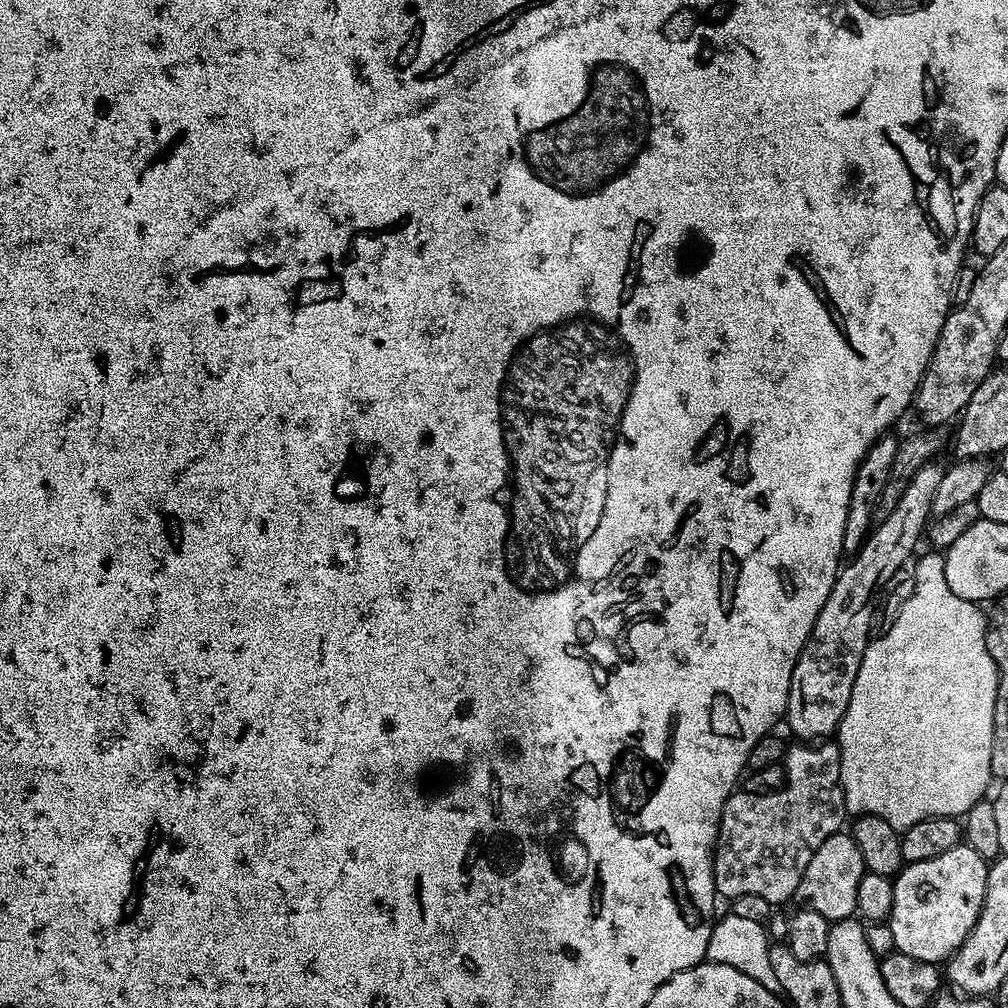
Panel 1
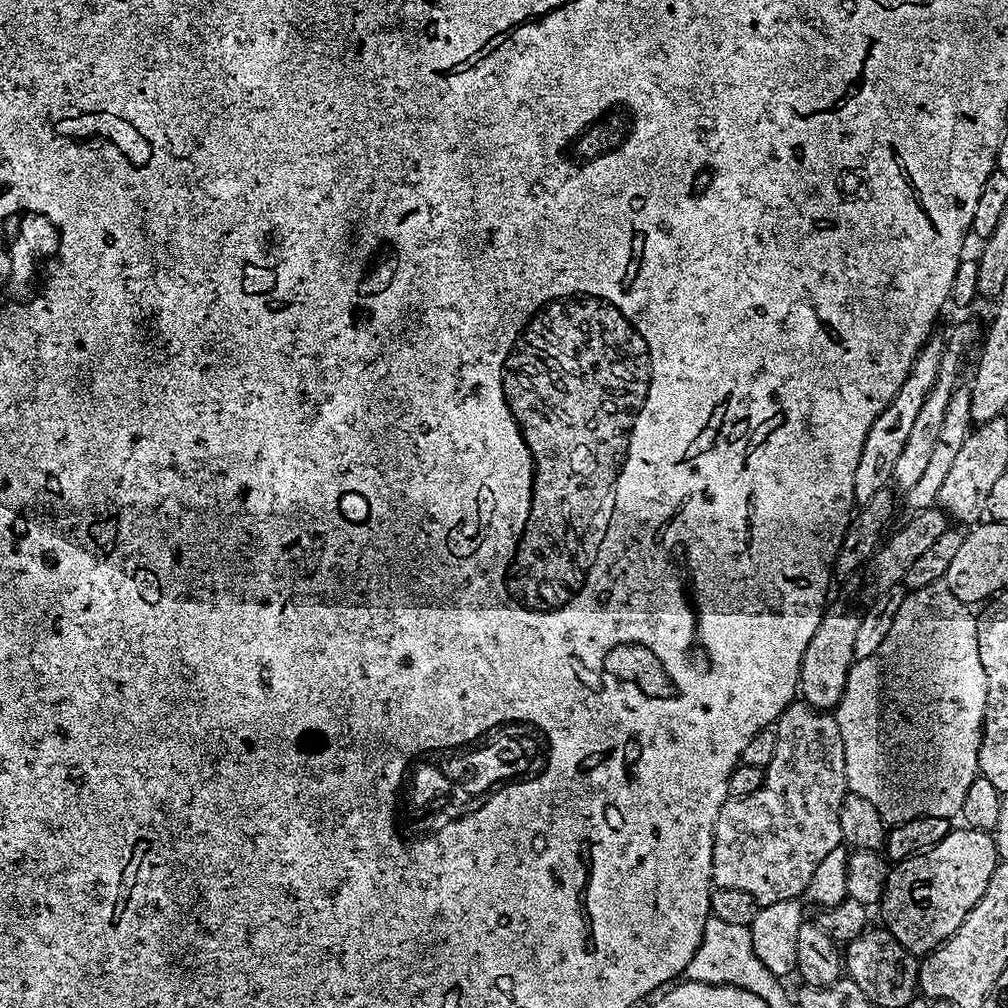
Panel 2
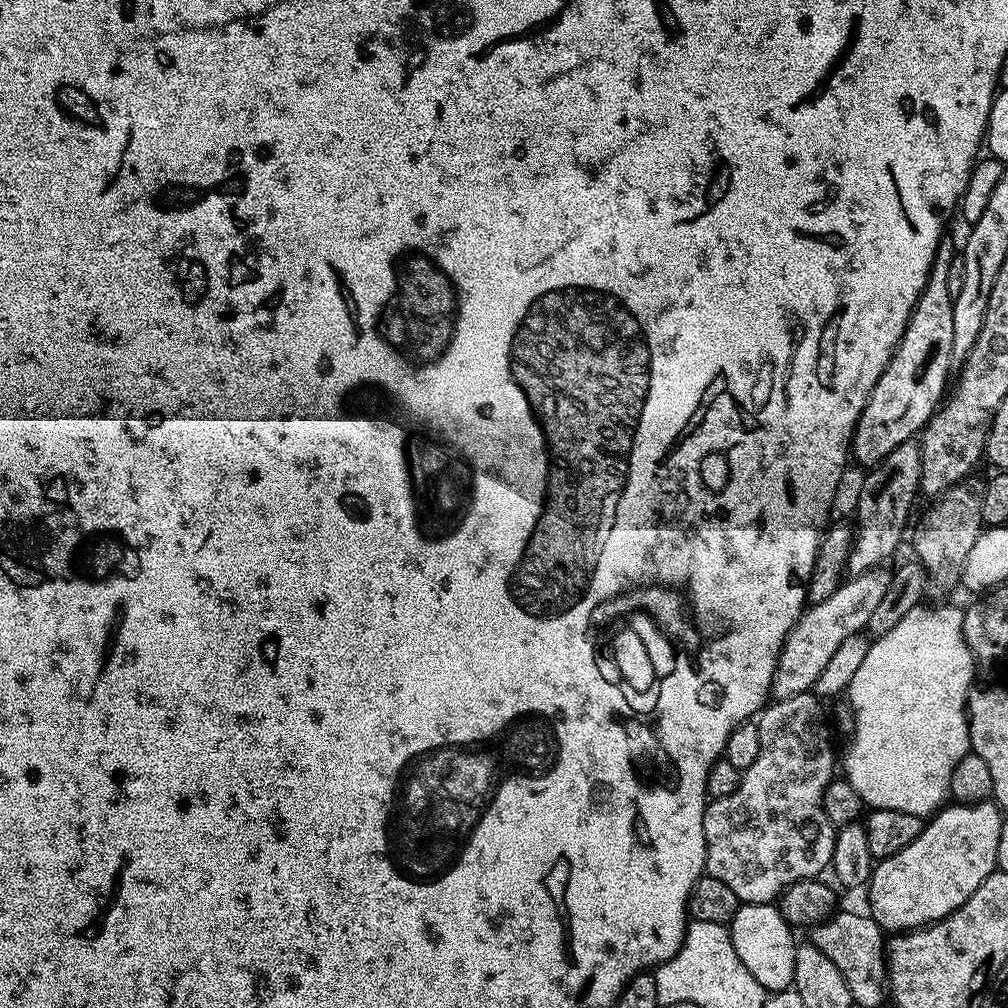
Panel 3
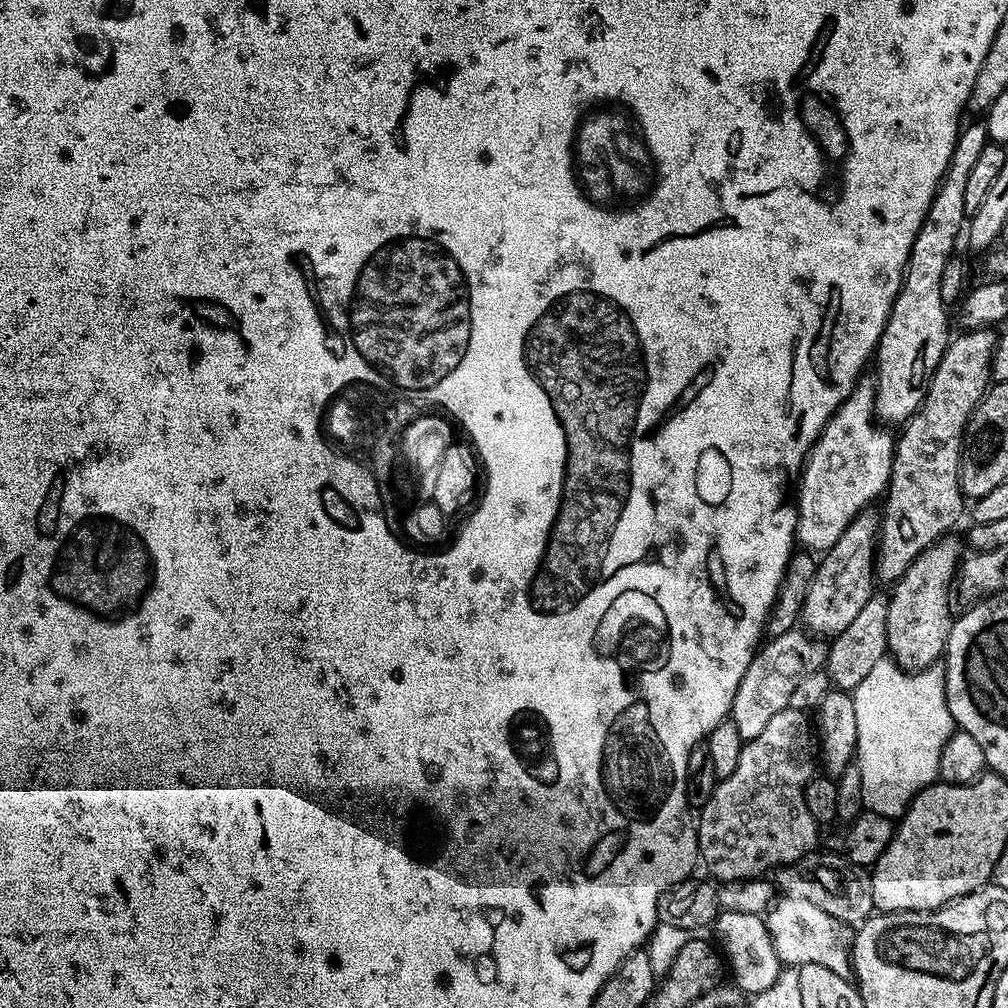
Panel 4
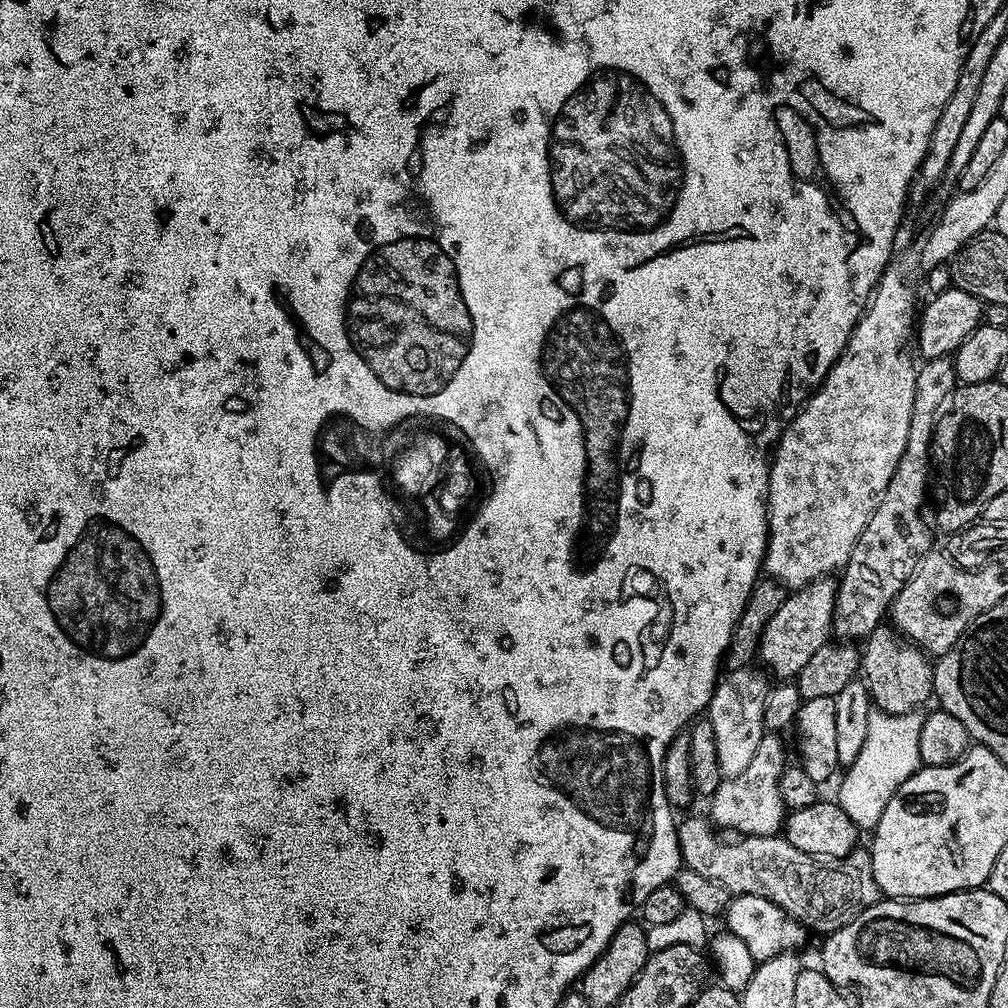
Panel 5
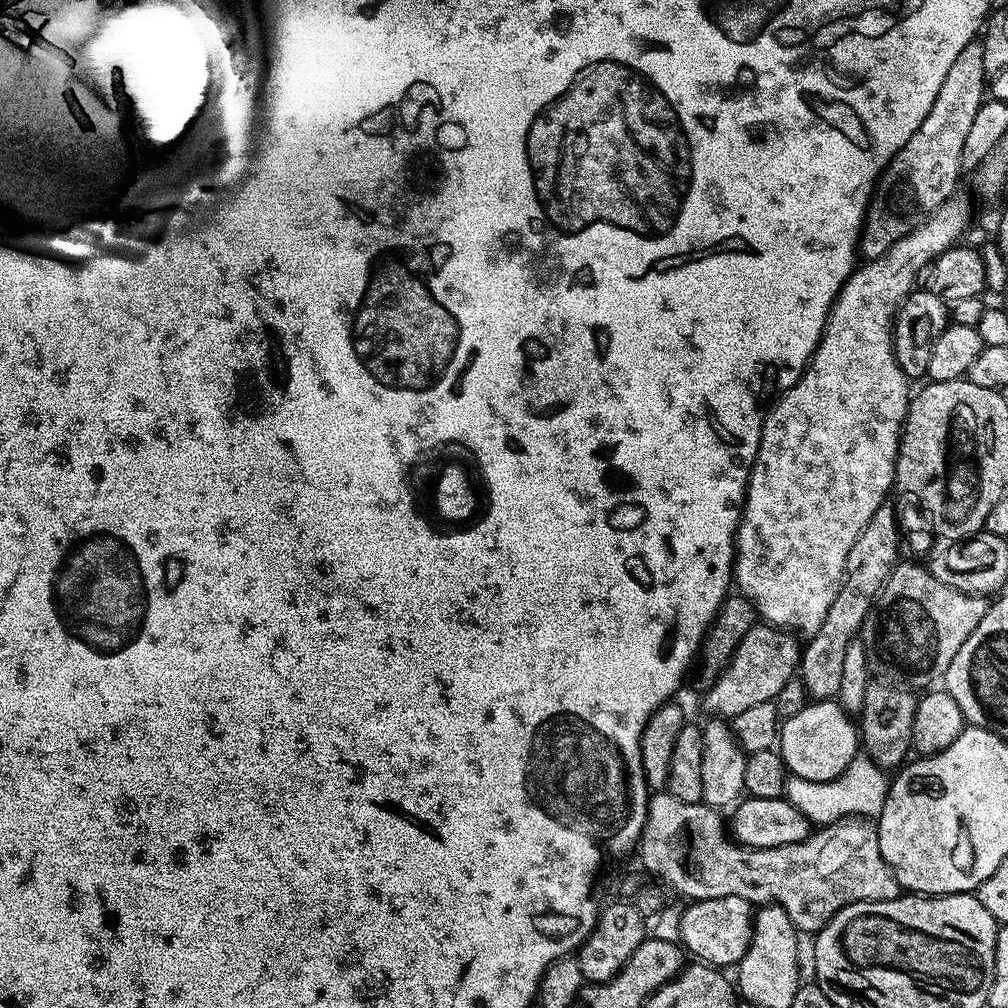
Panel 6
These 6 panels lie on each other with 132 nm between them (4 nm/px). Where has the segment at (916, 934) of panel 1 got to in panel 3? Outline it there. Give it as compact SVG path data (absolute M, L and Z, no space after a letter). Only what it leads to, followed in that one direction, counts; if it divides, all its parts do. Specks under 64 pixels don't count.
M949 803L941 807L925 823L922 834L898 854L879 861L872 870L871 880L866 885L868 908L872 919L888 934L899 934L913 928L923 928L943 920L954 910L958 910L982 886L982 882L991 872L997 871L998 834L1002 812L995 803L957 804Z

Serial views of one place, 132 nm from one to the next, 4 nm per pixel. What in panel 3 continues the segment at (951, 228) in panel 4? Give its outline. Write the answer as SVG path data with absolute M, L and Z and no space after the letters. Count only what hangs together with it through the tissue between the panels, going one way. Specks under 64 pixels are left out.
M951 239L940 241L926 286L912 311L910 322L882 378L874 386L852 433L851 455L864 470L875 468L896 447L923 433L932 415L945 399L948 372L953 371L954 314L947 289L950 262L954 255Z

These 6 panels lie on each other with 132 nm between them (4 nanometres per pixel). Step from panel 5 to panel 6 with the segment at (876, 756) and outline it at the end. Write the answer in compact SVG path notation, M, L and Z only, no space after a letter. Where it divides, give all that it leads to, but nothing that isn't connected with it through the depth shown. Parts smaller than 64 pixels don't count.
M858 754L846 766L844 773L830 782L810 782L789 775L786 780L786 799L816 826L834 824L845 818L879 818L888 797L890 776L867 754Z

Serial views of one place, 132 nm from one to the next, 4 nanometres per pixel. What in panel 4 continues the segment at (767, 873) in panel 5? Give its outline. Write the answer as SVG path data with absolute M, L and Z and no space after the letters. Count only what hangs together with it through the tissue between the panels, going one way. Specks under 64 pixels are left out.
M809 854L782 868L775 869L774 883L785 896L804 898L811 905L826 910L843 923L859 926L873 915L872 877L863 867L851 864L843 855L816 856Z

